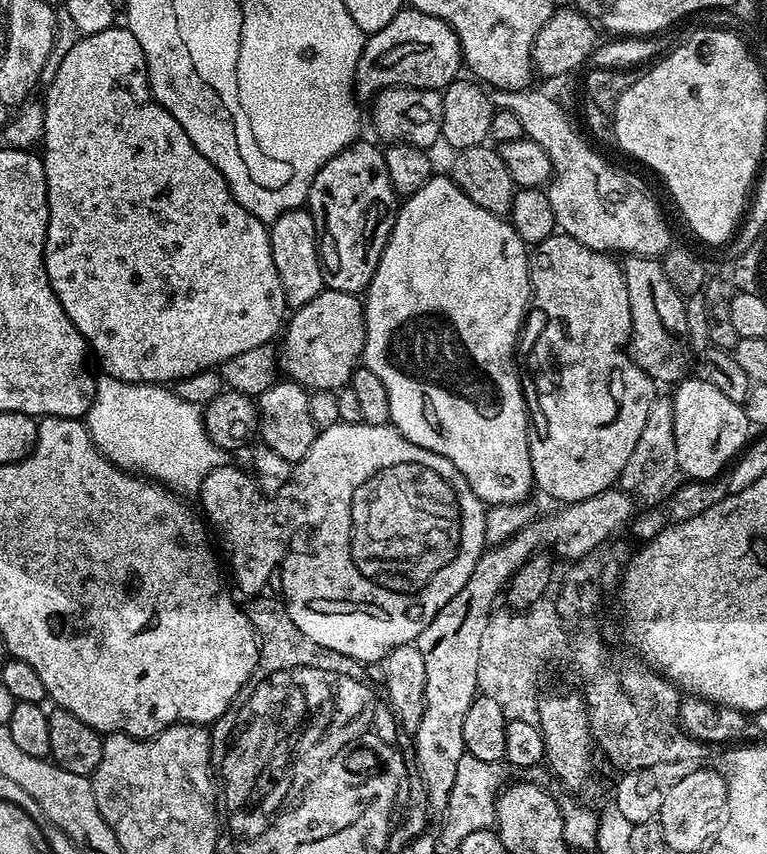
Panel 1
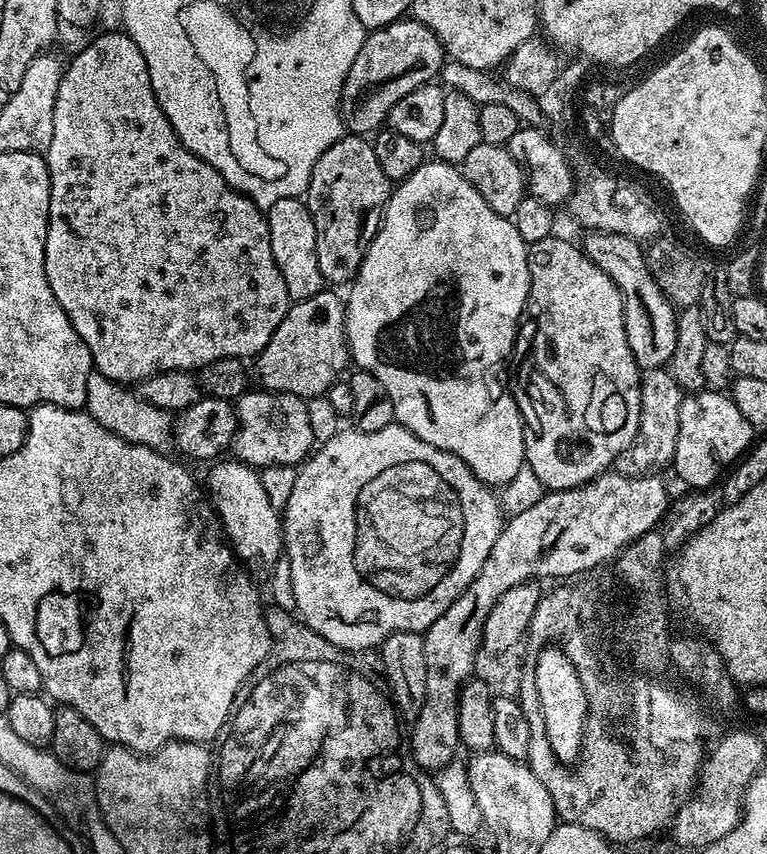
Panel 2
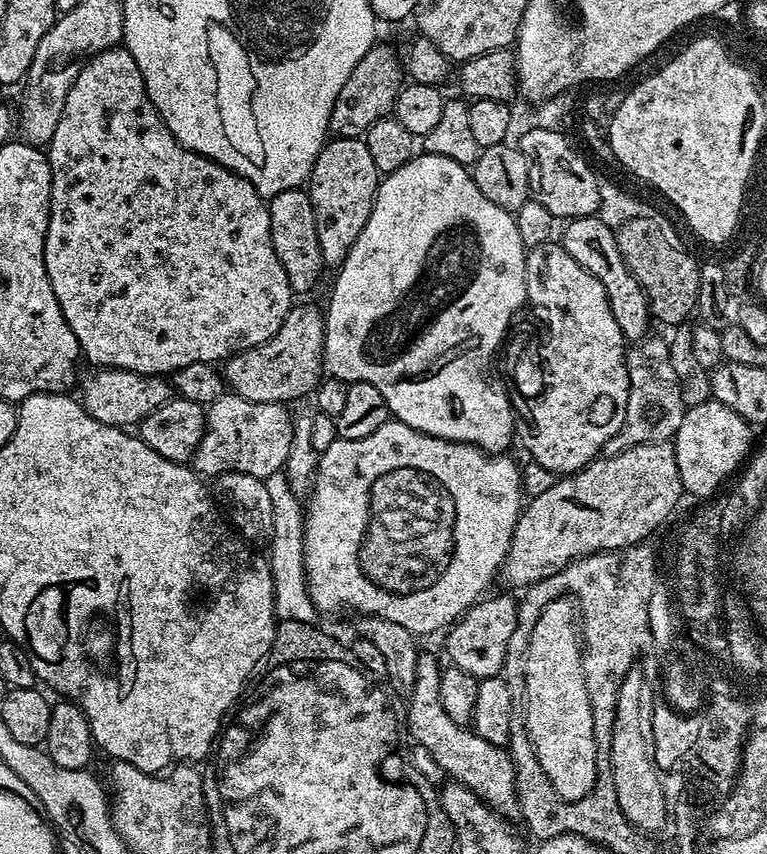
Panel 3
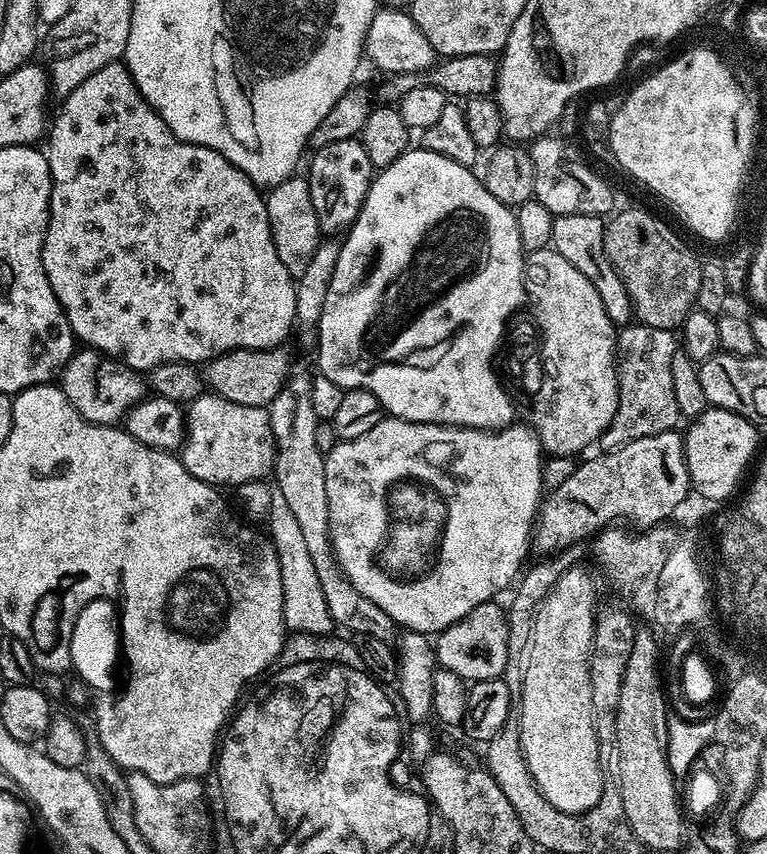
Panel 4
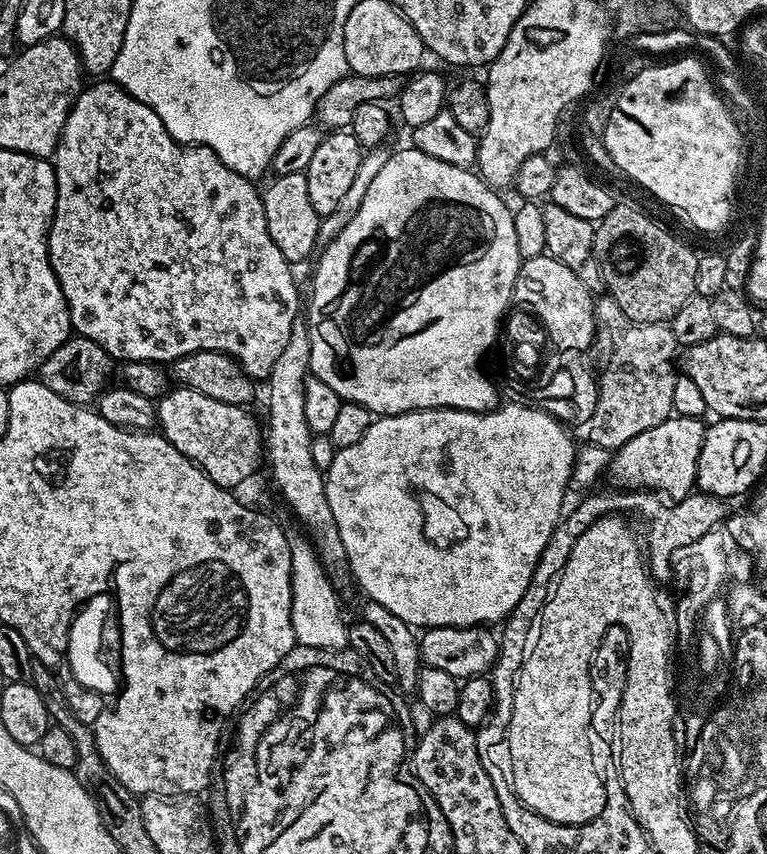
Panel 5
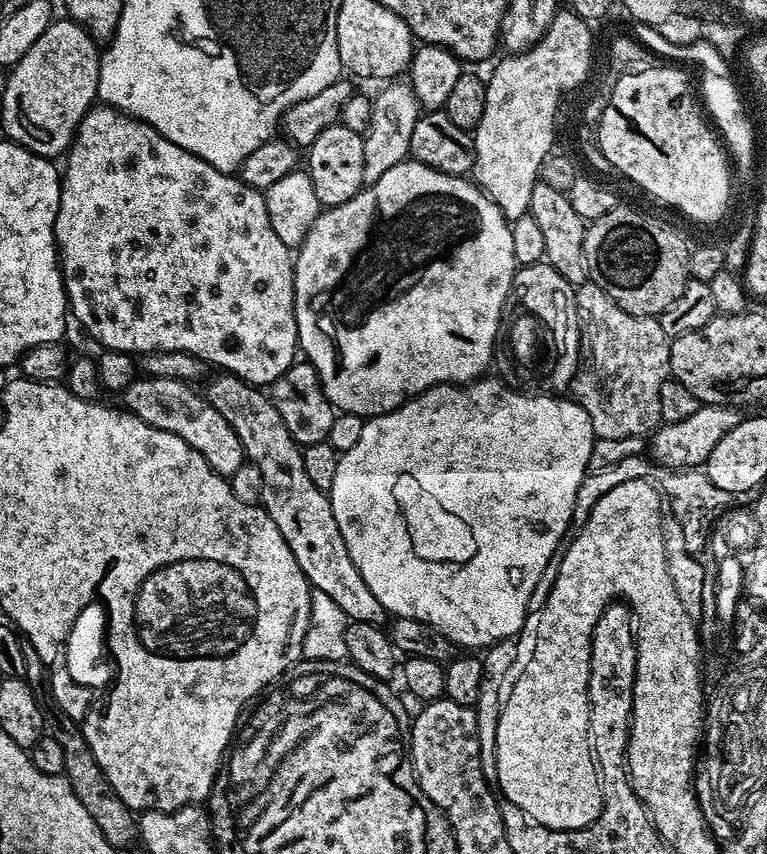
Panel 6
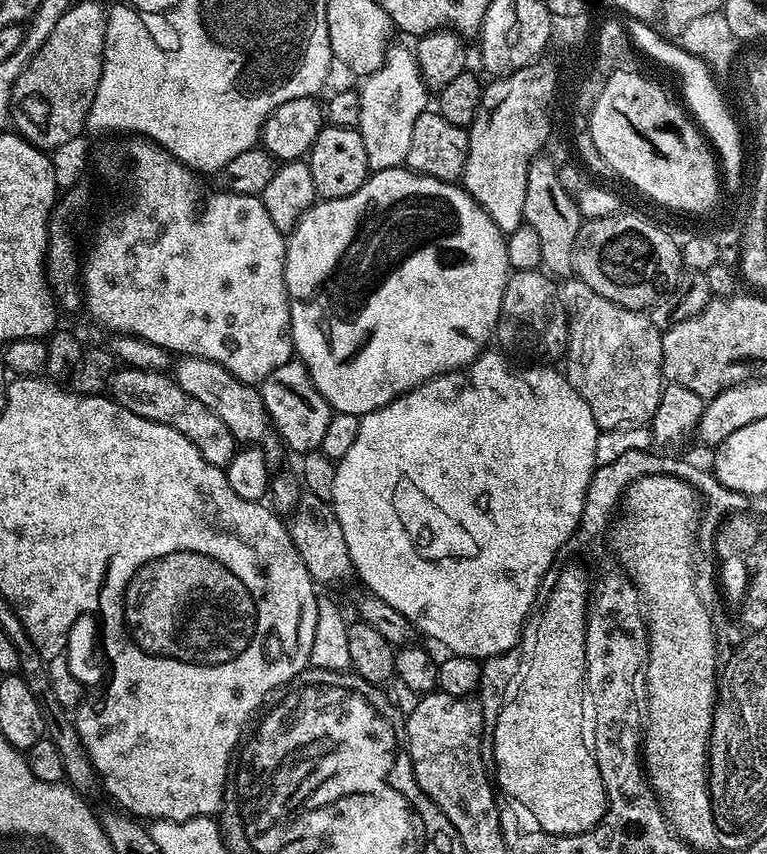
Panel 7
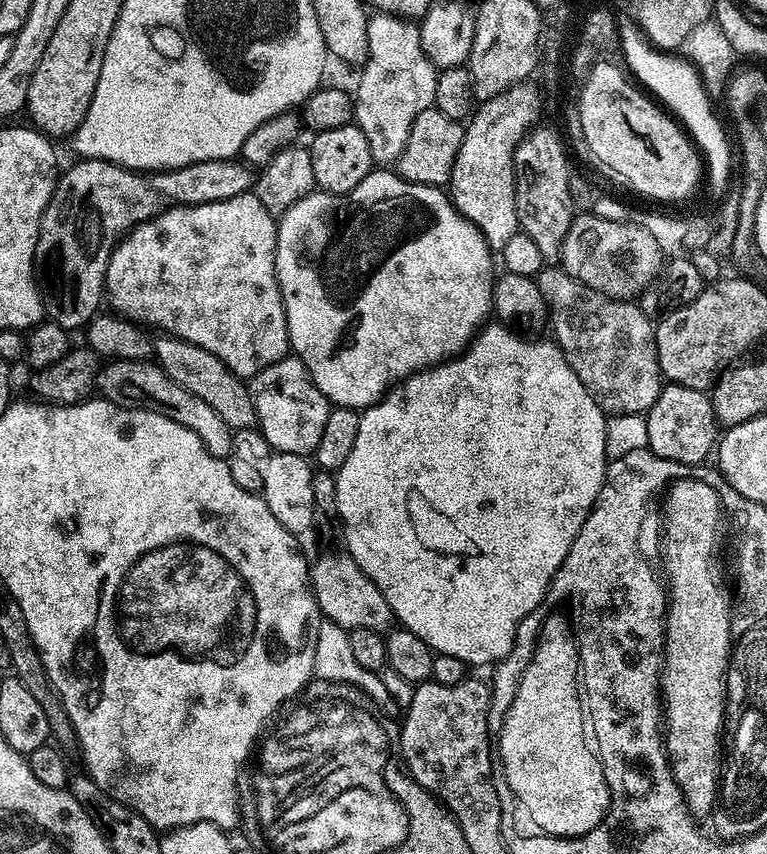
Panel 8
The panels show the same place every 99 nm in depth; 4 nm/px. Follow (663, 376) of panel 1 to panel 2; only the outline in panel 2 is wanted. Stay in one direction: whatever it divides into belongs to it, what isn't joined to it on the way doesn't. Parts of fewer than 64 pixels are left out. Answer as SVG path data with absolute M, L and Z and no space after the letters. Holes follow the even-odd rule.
M589 231L582 241L585 254L618 286L624 303L624 325L626 342L632 351L632 359L640 370L663 368L668 359L676 353L676 318L677 309L662 294L658 282L648 269L648 257L641 241L614 234L613 232Z

